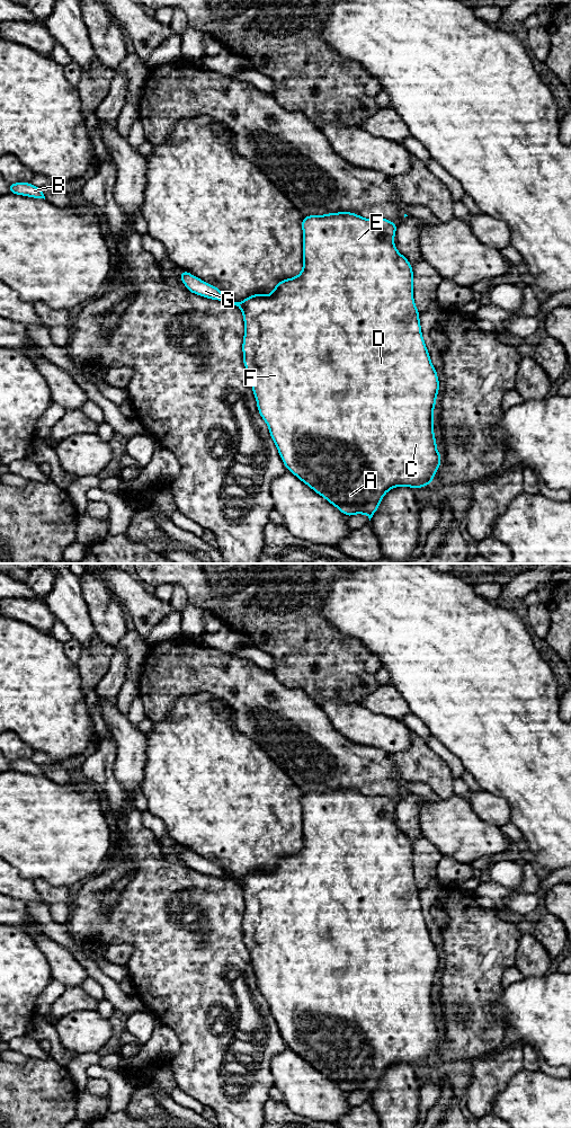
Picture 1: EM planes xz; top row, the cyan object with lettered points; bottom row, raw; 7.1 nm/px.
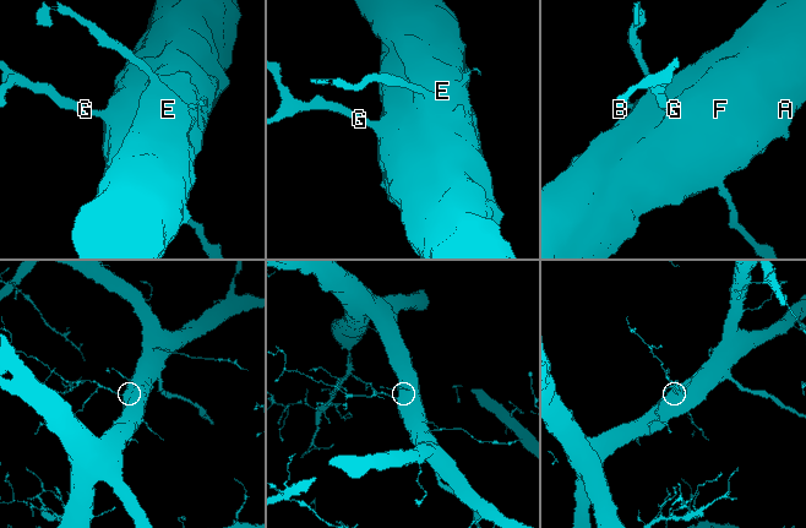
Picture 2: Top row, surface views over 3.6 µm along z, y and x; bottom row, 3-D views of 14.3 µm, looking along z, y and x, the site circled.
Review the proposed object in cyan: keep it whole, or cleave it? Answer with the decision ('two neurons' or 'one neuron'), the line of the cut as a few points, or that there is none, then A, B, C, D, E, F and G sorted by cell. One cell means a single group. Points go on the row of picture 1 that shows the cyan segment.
one neuron; no cut; A B C D E F G

